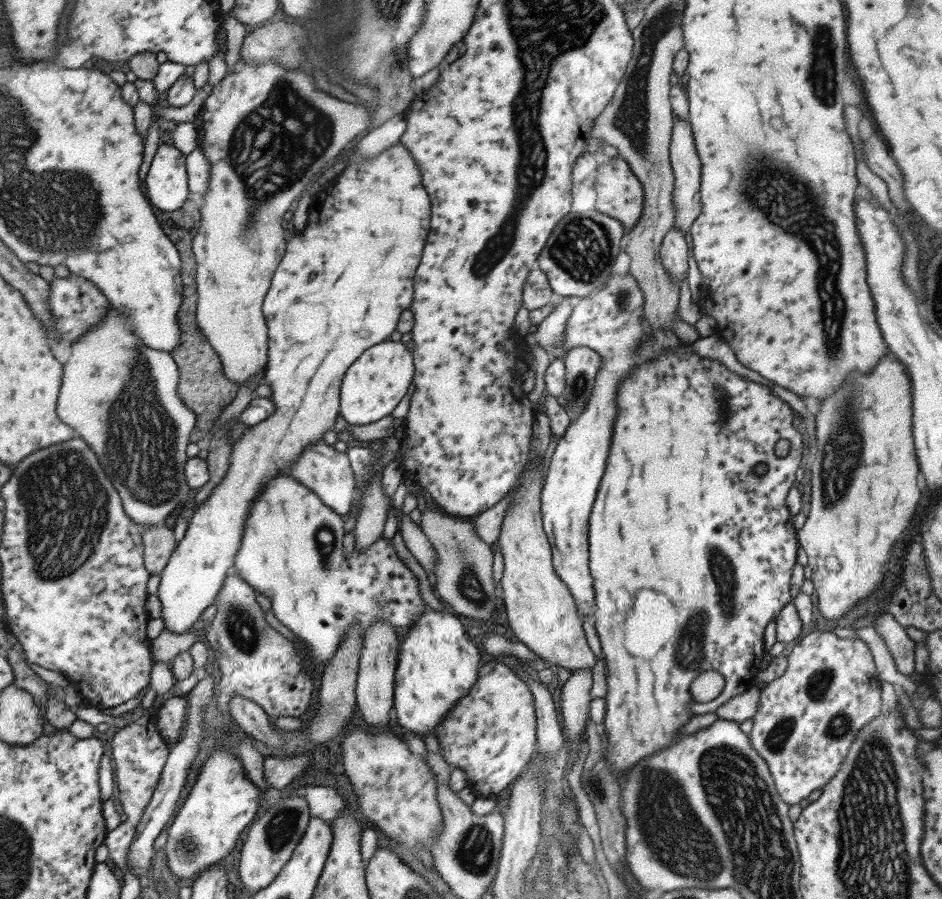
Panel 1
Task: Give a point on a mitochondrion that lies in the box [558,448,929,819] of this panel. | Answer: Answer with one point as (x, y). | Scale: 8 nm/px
(690, 649)

